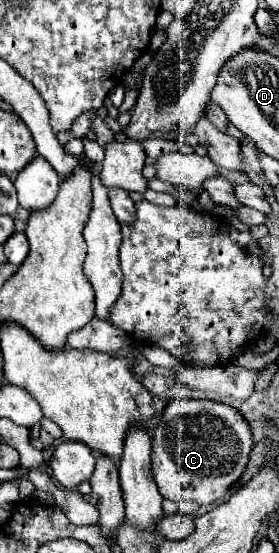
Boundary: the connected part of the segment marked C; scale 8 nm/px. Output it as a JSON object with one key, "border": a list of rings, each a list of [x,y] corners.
{"border":[[[175,398],[159,414],[153,426],[153,476],[163,498],[171,500],[197,500],[199,506],[211,506],[215,500],[223,498],[229,488],[243,476],[249,454],[253,448],[253,434],[249,422],[239,410],[215,400],[191,400]]]}

